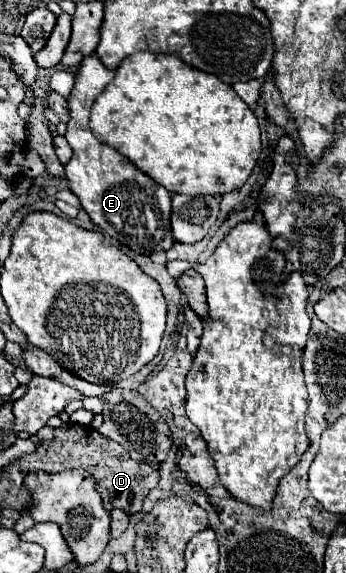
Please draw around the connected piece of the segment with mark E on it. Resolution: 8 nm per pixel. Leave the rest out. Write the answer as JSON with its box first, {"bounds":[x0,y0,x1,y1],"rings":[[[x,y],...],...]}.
{"bounds":[65,54,173,254],"rings":[[[95,54],[85,56],[81,60],[75,76],[75,86],[67,98],[69,122],[67,122],[65,138],[73,148],[73,156],[65,166],[65,174],[71,192],[77,194],[83,210],[111,238],[129,246],[137,254],[153,254],[153,252],[169,250],[173,244],[173,234],[169,224],[171,192],[165,186],[157,184],[151,176],[141,172],[135,164],[127,162],[127,158],[119,154],[115,148],[107,146],[105,142],[99,142],[89,128],[91,106],[113,78],[115,78],[115,70],[105,68]]]}

